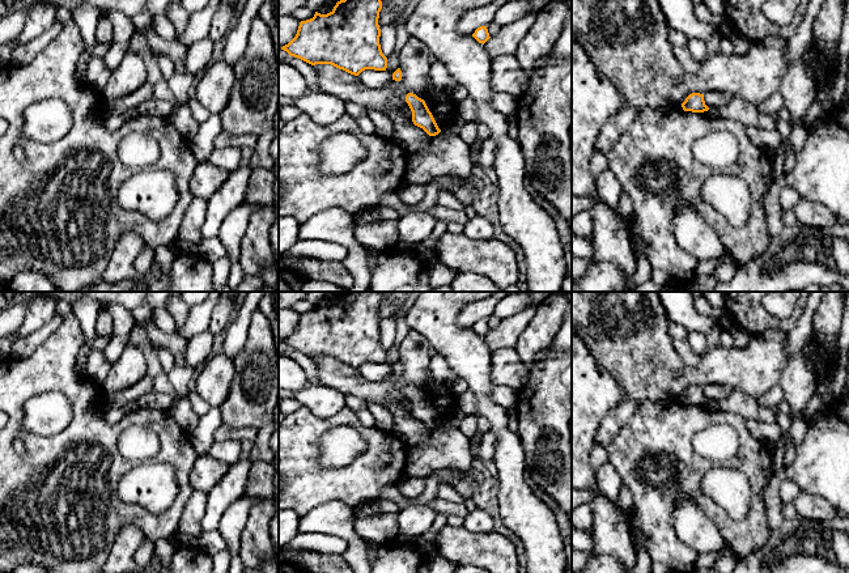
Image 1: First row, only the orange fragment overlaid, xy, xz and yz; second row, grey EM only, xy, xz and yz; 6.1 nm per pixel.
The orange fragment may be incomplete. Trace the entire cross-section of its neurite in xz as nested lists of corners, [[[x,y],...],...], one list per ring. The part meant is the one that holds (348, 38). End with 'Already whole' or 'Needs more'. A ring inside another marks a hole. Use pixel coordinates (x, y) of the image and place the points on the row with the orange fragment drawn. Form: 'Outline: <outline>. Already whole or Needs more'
Outline: [[[340,0],[330,13],[315,12],[313,18],[301,21],[296,37],[281,50],[311,65],[331,64],[355,76],[365,69],[386,71],[387,58],[379,44],[381,9],[381,0]]]. Already whole

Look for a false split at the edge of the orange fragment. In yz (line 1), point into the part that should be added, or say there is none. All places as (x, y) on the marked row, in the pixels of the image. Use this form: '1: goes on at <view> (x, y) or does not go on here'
1: does not go on here

